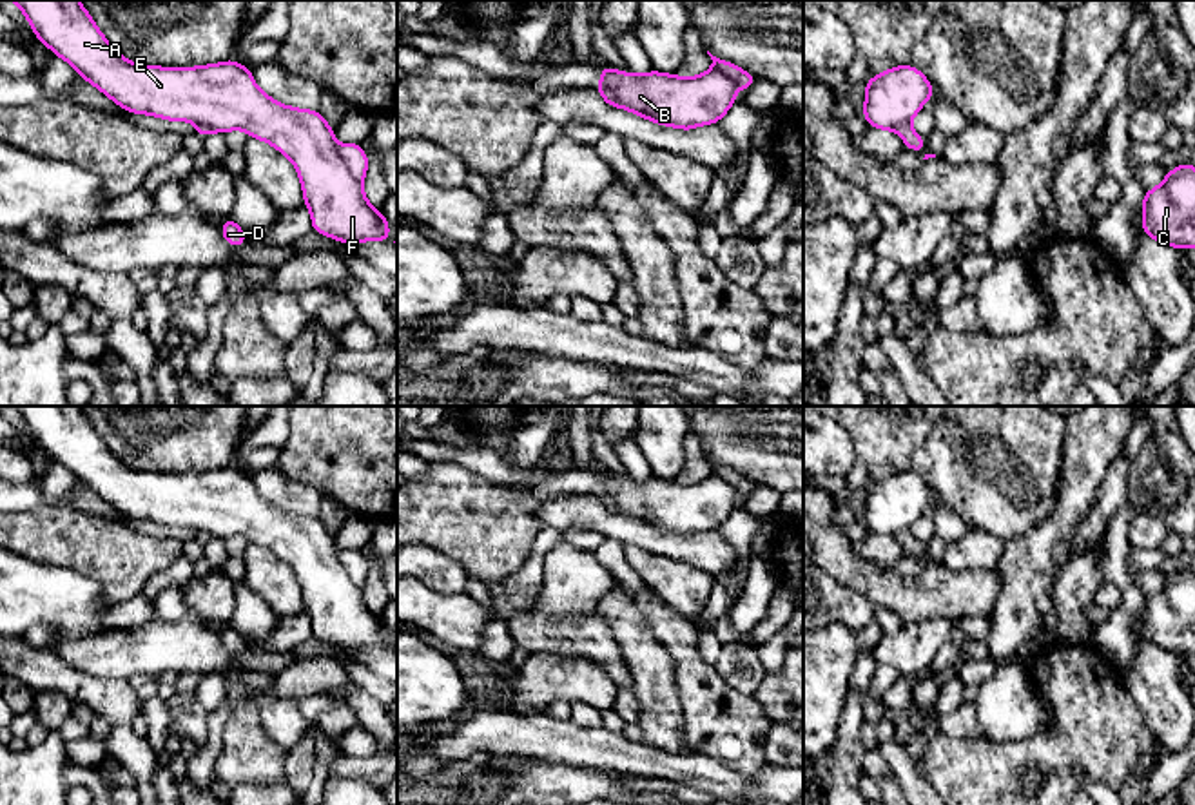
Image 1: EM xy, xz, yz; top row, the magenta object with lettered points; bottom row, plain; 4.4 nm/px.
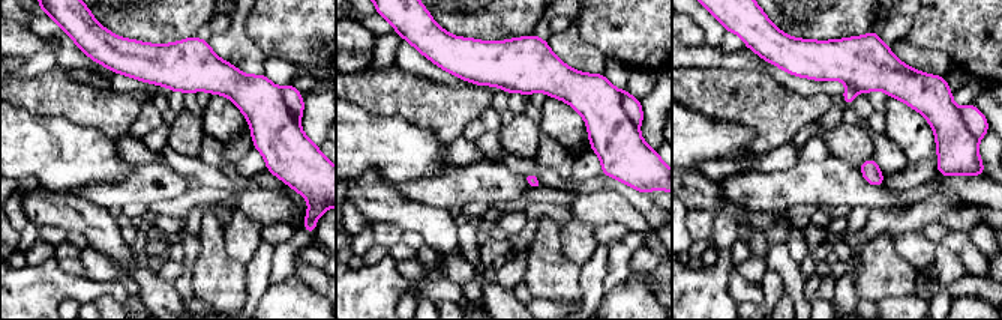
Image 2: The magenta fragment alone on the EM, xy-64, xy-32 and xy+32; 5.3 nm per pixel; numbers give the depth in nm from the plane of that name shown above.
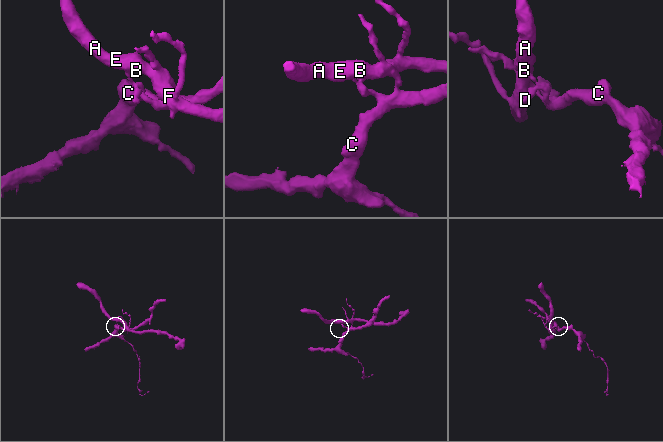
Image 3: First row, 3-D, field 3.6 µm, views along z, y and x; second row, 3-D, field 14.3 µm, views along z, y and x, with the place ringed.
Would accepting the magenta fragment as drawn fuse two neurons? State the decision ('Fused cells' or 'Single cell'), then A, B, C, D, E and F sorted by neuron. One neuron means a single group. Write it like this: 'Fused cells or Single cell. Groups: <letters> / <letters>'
Fused cells. Groups: A B E F / C D

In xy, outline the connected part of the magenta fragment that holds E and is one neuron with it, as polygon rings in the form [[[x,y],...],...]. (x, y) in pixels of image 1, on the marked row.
[[[7,0],[25,15],[34,36],[54,56],[73,65],[76,74],[92,83],[114,103],[134,114],[151,114],[170,121],[194,121],[209,131],[227,134],[243,129],[250,138],[276,147],[296,167],[303,187],[305,205],[312,214],[312,230],[335,241],[393,241],[390,223],[374,209],[339,156],[334,129],[319,111],[296,109],[272,100],[263,92],[248,67],[234,58],[223,63],[199,67],[140,65],[123,58],[96,27],[92,16],[78,0]]]

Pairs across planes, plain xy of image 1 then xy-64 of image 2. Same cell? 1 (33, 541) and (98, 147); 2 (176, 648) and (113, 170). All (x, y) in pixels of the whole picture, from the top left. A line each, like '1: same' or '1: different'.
1: different
2: different

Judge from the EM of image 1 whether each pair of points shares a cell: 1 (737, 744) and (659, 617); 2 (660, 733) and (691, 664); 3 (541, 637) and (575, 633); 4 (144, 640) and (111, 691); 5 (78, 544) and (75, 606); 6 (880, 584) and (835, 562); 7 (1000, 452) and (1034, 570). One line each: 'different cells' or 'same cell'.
1: same cell
2: different cells
3: same cell
4: different cells
5: different cells
6: same cell
7: different cells

